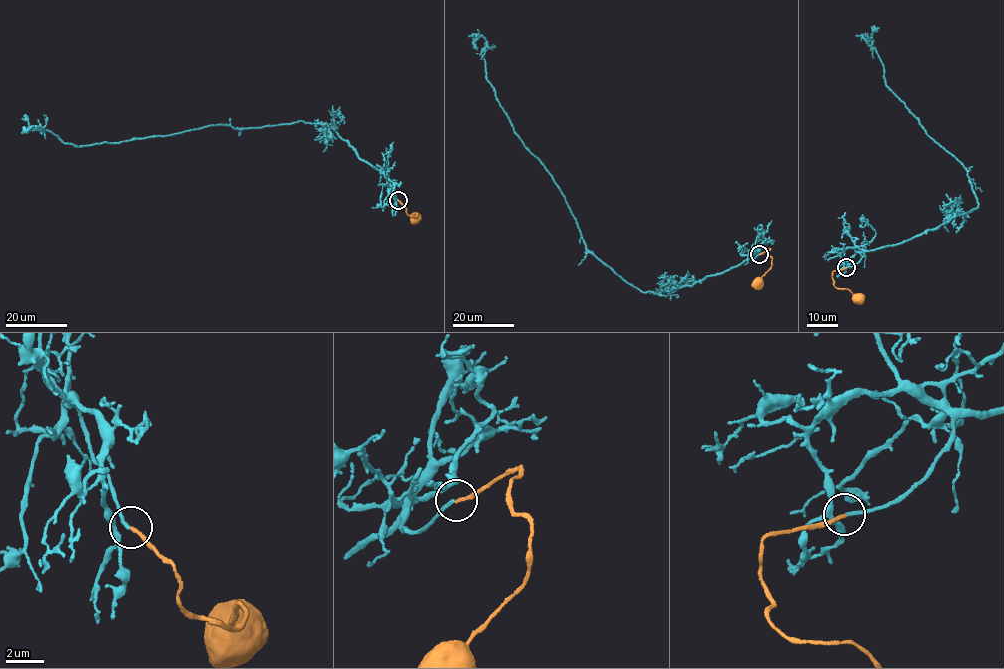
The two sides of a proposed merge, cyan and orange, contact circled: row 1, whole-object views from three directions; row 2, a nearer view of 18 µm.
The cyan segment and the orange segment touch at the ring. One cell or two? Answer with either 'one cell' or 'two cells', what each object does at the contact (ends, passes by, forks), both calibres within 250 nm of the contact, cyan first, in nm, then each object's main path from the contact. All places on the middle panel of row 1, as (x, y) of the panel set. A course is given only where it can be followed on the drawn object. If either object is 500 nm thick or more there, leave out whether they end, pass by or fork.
one cell; cyan forks; orange ends; calibres 90 and 180 nm; course cyan (759, 254), (691, 285), (659, 293), (630, 285), (586, 248), (565, 198), (489, 83), (484, 38), (472, 43); course orange (760, 254), (770, 248), (772, 259), (770, 269), (758, 283)

